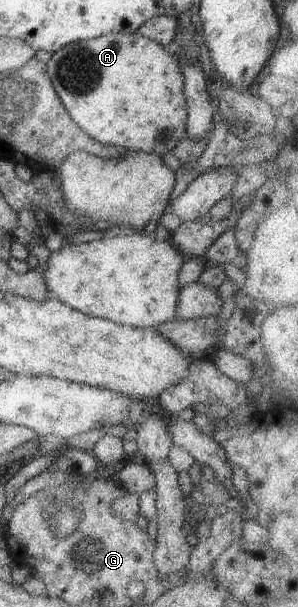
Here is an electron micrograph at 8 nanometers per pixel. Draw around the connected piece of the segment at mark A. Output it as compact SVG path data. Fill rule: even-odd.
M110 32L97 38L75 41L62 46L51 54L50 61L47 61L46 67L57 96L61 99L71 118L76 122L77 126L80 126L90 137L93 137L94 140L99 141L101 144L114 146L123 151L154 152L162 157L175 147L177 141L186 137L188 110L183 92L184 76L178 67L177 59L172 55L169 47L165 47L153 39L140 35L138 32L131 34Z

